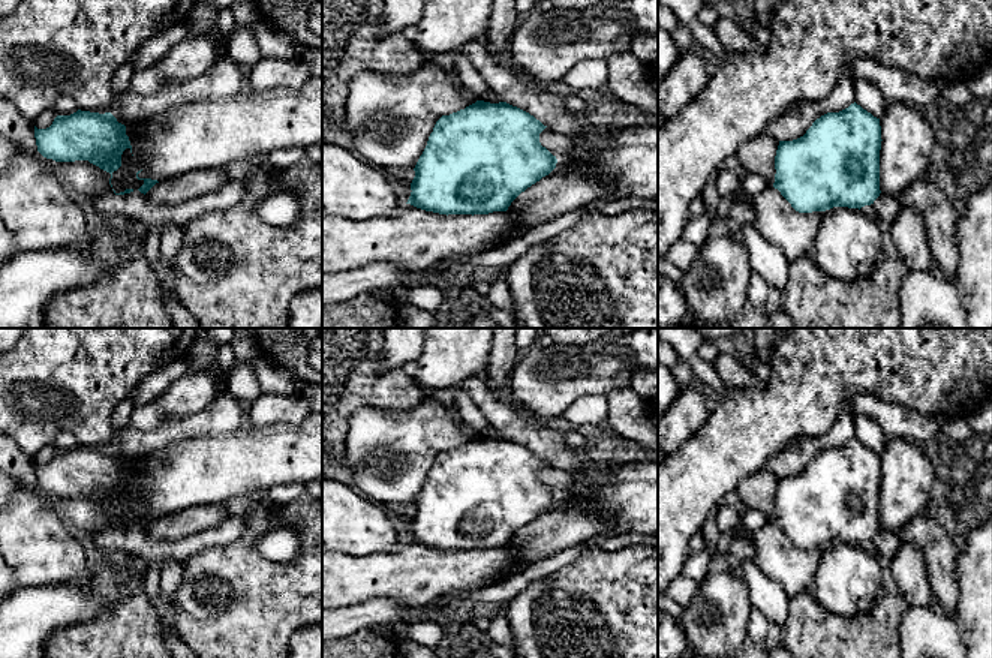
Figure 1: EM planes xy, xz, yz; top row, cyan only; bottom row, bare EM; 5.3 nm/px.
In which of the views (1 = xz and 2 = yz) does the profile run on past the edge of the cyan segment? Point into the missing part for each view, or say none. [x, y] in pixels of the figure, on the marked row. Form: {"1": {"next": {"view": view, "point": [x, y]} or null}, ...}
{"1": {"next": null}, "2": {"next": null}}

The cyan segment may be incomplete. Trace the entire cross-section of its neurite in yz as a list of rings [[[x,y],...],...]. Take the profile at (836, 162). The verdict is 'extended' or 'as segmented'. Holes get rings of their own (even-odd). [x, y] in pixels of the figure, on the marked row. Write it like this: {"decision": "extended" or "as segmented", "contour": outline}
{"decision": "as segmented", "contour": [[[856,102],[839,112],[817,118],[806,133],[779,141],[775,156],[773,187],[799,213],[826,211],[833,207],[862,208],[880,196],[880,118]]]}

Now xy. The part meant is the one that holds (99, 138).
{"decision": "as segmented", "contour": [[[81,111],[57,115],[46,129],[34,126],[37,151],[55,162],[88,160],[111,174],[121,166],[126,148],[132,153],[126,126],[111,112]]]}

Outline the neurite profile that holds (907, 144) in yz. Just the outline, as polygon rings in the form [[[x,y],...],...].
[[[904,102],[887,103],[880,126],[880,190],[899,198],[926,174],[937,139],[923,112]]]

